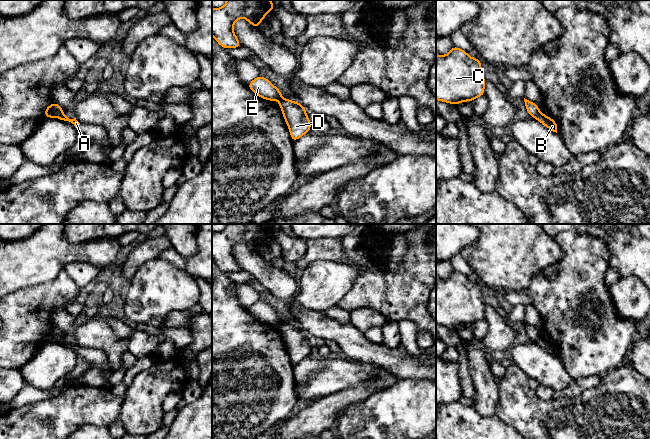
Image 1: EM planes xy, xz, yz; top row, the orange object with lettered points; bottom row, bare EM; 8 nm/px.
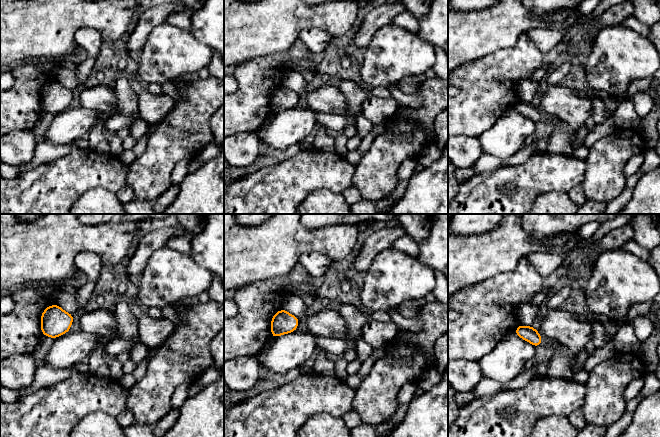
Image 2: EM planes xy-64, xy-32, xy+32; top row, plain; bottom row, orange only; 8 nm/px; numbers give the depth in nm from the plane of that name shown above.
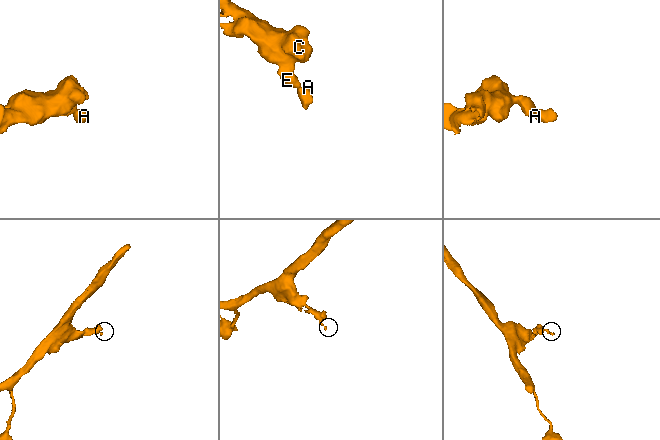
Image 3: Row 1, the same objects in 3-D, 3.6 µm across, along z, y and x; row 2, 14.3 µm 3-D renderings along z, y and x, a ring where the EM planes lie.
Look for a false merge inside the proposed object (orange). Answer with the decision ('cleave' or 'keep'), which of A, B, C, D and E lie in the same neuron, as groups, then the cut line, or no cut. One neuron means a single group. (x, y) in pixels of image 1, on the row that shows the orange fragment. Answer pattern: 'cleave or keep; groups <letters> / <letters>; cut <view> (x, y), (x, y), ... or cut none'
cleave; groups A B D / C E; cut xy (62, 112), (56, 117)

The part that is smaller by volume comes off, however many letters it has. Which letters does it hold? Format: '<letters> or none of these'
A, B, D

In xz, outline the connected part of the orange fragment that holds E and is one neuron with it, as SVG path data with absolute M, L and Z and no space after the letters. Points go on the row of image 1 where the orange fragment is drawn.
M259 76L252 80L248 87L253 91L257 96L269 100L283 100L281 91L275 87L267 78Z

